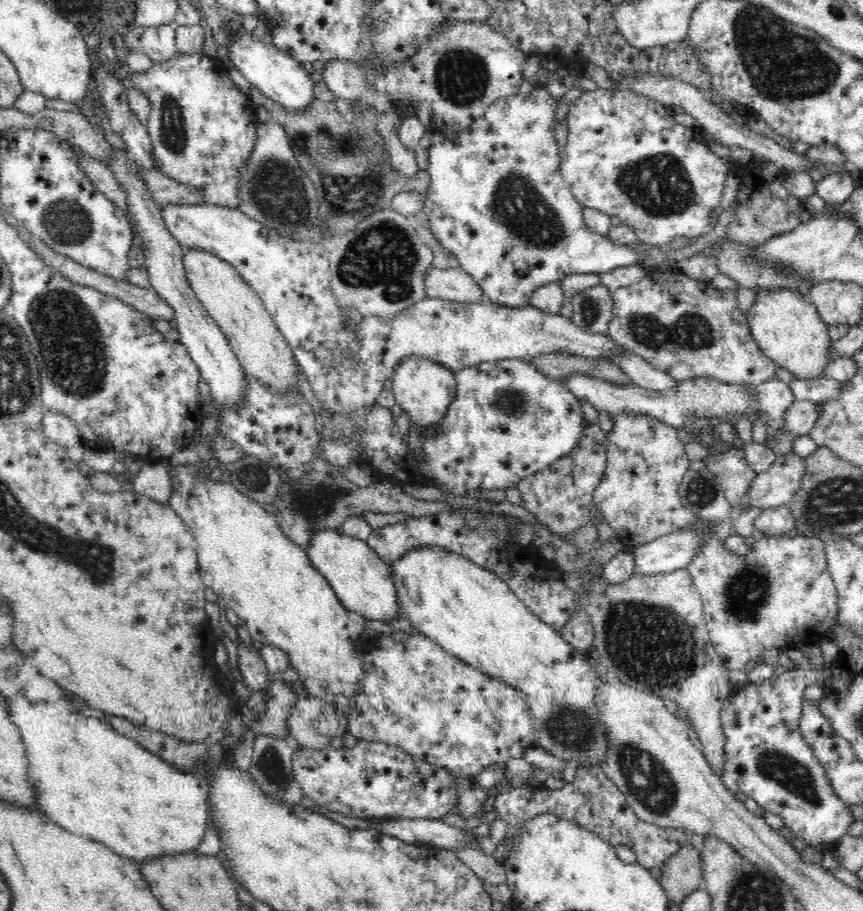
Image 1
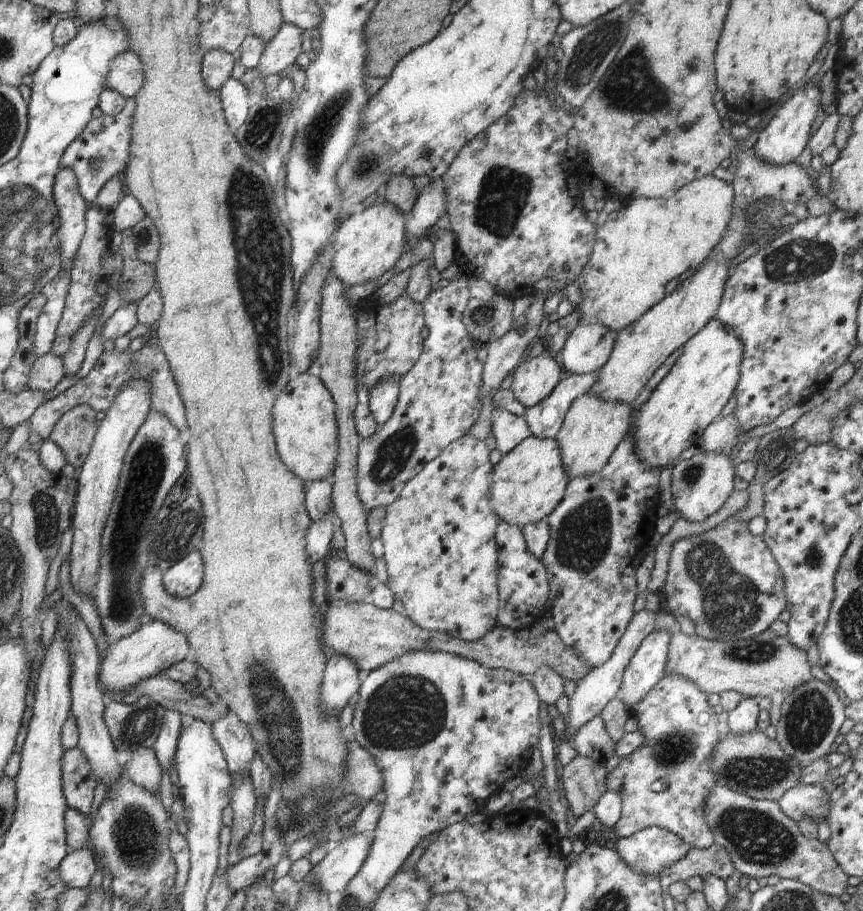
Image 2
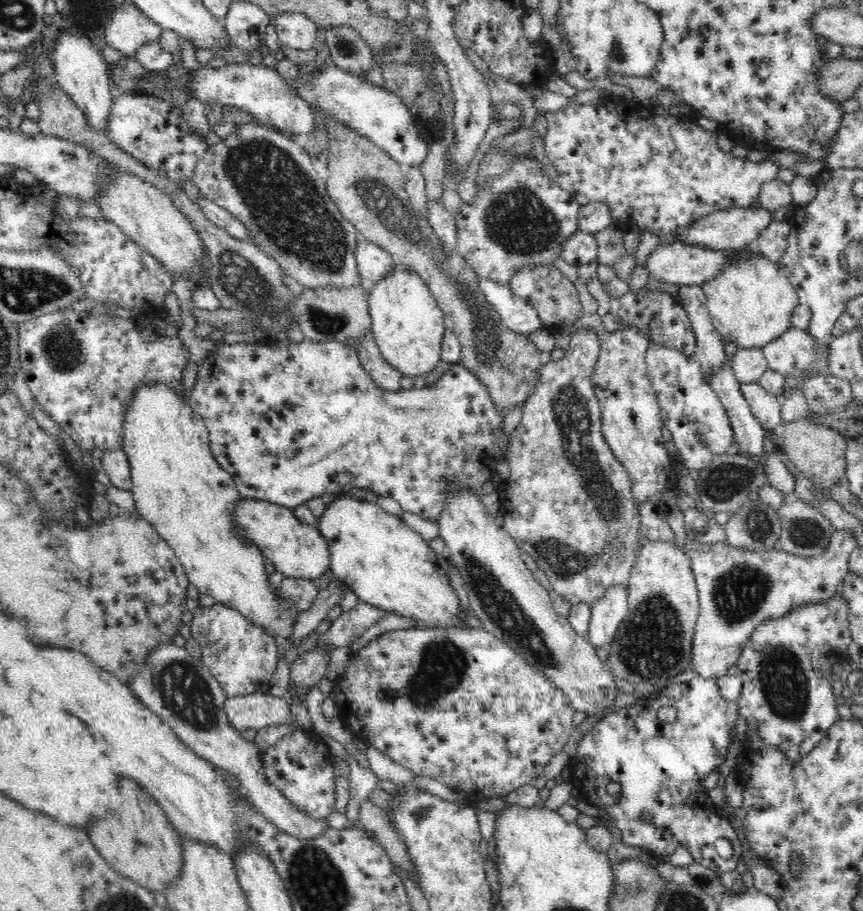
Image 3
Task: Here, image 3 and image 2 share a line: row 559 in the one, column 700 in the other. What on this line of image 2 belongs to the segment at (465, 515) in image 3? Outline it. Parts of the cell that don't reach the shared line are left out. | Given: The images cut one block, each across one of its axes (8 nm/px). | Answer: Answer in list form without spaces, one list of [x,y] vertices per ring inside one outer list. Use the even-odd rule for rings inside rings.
[[[704,452],[678,461],[672,468],[671,492],[675,510],[689,522],[702,522],[718,512],[734,492],[735,468],[724,452]]]

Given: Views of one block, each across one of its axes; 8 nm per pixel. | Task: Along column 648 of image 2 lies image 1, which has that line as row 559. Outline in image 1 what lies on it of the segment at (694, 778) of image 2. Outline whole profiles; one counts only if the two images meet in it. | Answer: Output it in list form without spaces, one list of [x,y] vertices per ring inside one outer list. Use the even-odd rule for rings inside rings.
[[[710,531],[705,536],[705,541],[699,546],[701,551],[695,554],[695,557],[685,566],[685,569],[691,574],[695,589],[701,594],[702,602],[704,602],[704,610],[706,610],[706,626],[709,632],[710,642],[718,653],[718,657],[722,658],[722,663],[728,671],[739,670],[747,671],[757,662],[761,661],[764,650],[778,650],[785,651],[789,648],[799,648],[802,646],[810,646],[810,644],[818,643],[827,634],[831,633],[833,627],[837,622],[837,588],[834,579],[831,577],[829,566],[827,565],[827,556],[825,555],[825,546],[823,540],[816,536],[800,536],[795,537],[784,536],[770,536],[764,535],[760,540],[756,541],[745,555],[739,557],[736,553],[727,549],[722,543],[722,540],[716,535],[715,531]]]

